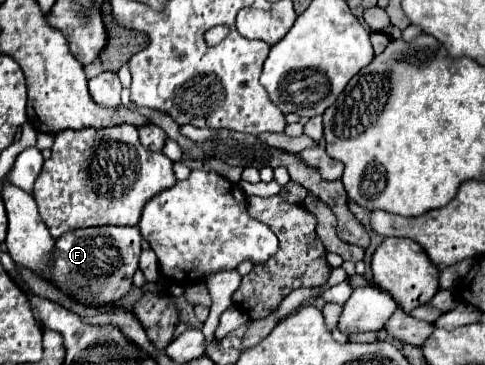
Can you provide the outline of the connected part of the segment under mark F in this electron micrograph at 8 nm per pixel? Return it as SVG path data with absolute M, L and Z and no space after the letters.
M90 227L64 233L50 253L42 277L58 287L66 297L86 307L114 305L132 289L132 277L138 271L142 235L138 227Z

